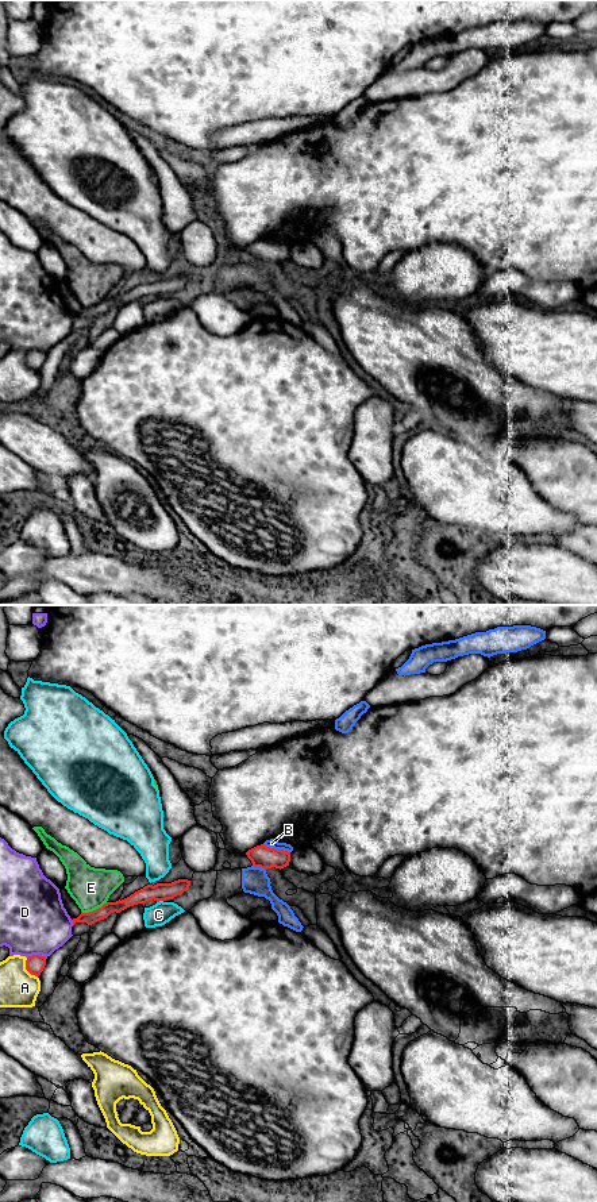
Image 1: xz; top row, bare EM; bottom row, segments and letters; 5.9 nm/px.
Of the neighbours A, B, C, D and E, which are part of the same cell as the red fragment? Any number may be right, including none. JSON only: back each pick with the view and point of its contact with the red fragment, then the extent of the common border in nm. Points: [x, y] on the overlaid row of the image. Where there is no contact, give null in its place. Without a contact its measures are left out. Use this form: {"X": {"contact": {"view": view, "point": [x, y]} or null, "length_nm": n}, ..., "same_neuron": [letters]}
{"same_neuron": []}

